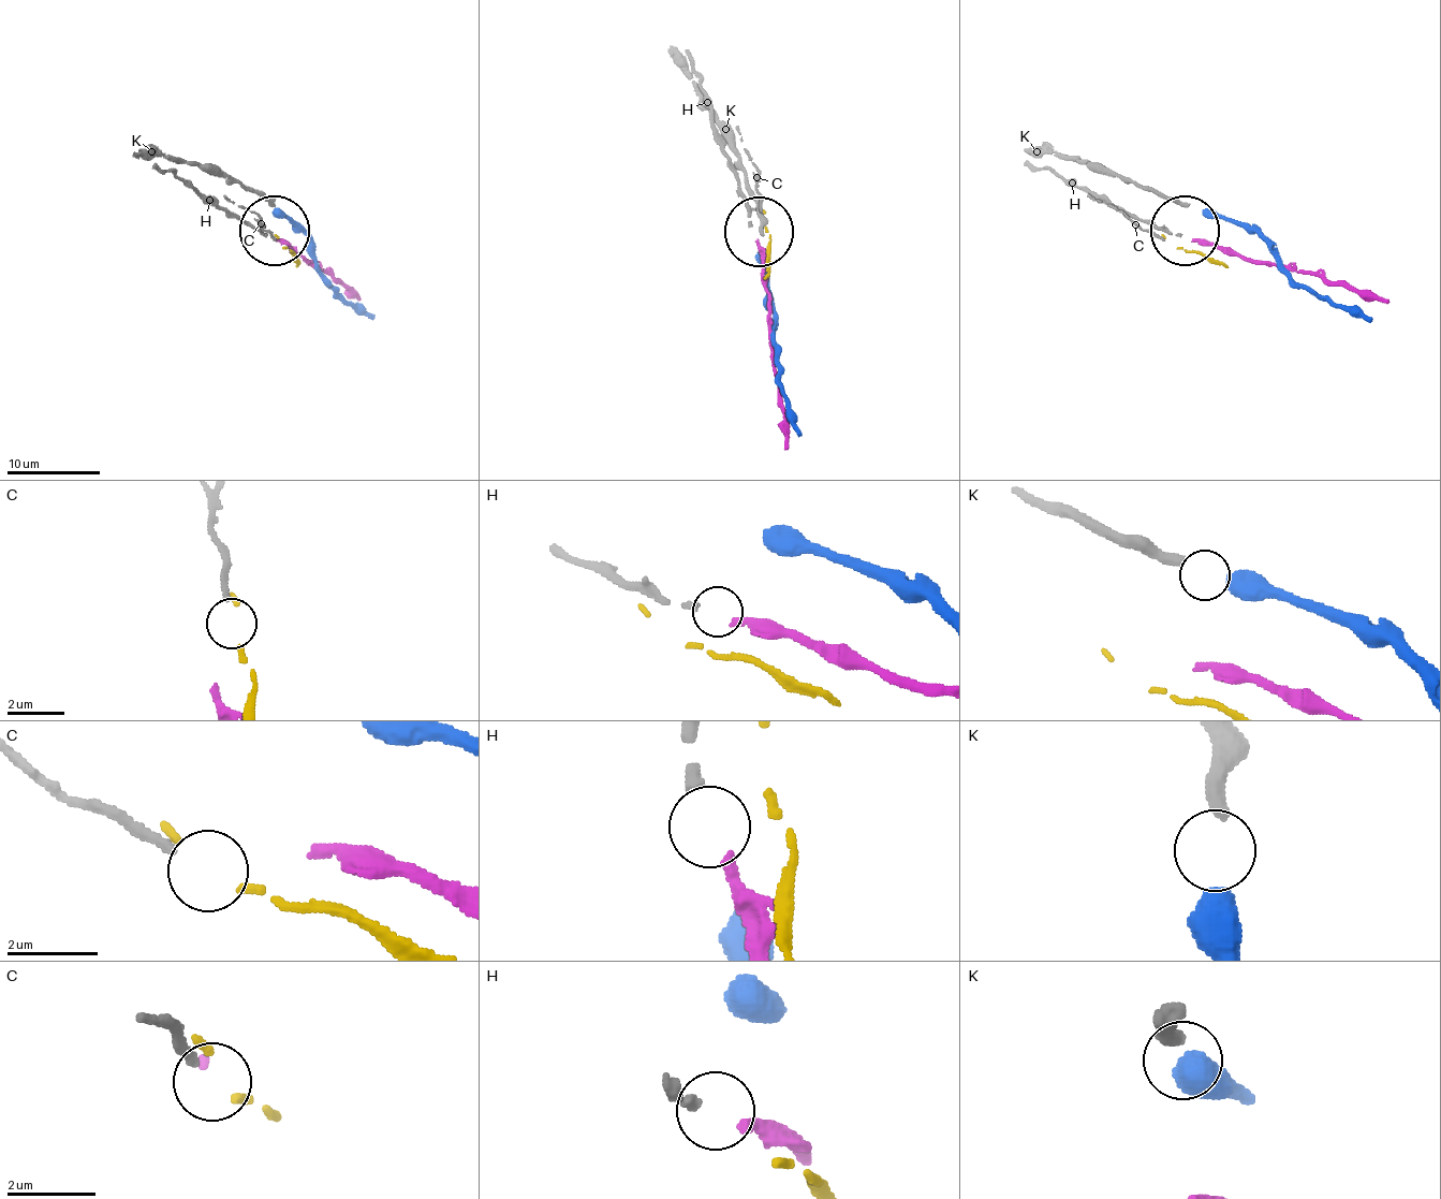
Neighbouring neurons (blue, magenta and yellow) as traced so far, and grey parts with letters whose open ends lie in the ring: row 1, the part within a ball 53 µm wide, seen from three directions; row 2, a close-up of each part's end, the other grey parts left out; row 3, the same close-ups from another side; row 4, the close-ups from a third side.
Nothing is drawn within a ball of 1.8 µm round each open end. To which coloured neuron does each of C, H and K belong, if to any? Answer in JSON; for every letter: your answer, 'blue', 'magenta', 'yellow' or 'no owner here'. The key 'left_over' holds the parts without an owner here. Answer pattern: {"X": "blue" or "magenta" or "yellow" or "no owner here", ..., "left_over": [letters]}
{"C": "yellow", "H": "magenta", "K": "blue", "left_over": []}

